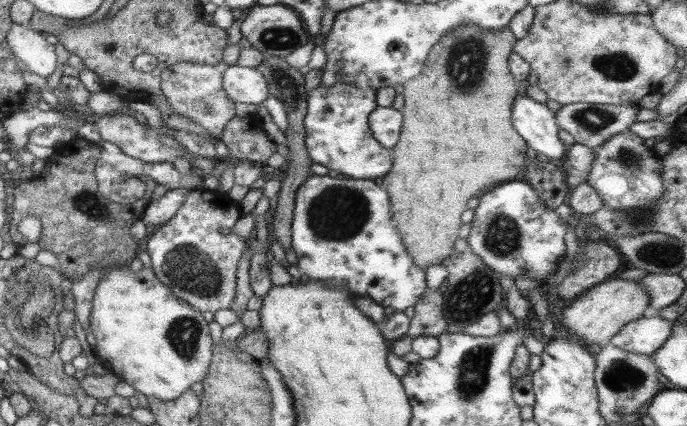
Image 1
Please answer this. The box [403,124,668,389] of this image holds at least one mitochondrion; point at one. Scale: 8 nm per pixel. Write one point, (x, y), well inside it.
(468, 298)

